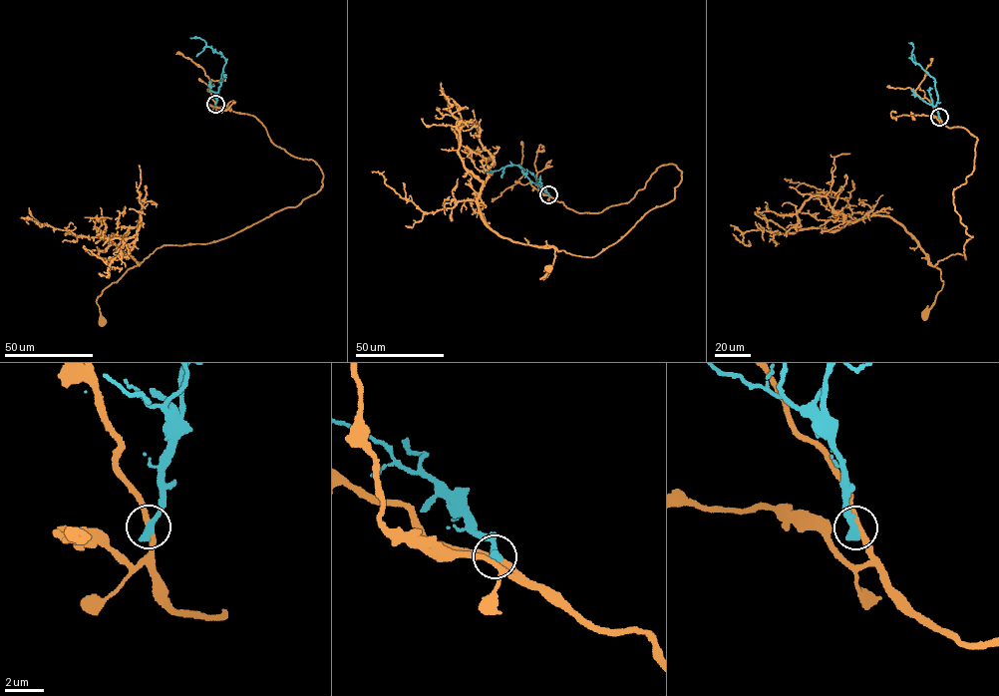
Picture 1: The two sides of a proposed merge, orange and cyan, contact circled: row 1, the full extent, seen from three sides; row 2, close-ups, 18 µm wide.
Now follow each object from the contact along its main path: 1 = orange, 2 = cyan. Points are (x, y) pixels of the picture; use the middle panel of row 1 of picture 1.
1: (548, 195), (601, 212), (682, 172), (620, 239), (554, 248), (548, 268)
2: (548, 195), (532, 174), (514, 165), (486, 172)

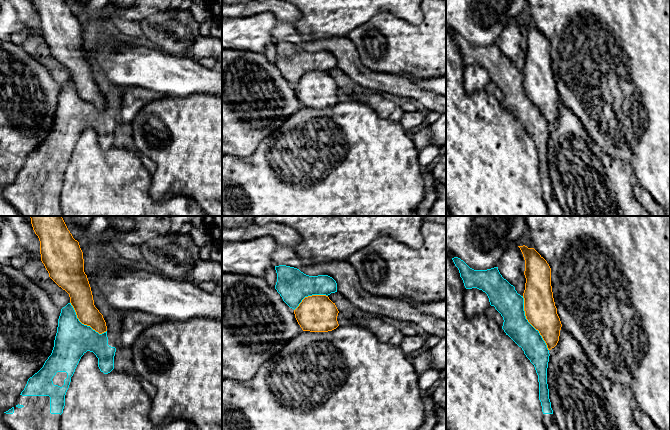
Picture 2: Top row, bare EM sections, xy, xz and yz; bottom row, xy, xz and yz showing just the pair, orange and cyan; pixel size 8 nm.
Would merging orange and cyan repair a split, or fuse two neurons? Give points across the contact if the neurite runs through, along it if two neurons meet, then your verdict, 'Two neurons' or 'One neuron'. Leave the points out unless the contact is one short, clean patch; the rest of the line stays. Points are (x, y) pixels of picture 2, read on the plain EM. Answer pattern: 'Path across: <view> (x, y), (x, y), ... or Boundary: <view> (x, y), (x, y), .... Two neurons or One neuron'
Two neurons

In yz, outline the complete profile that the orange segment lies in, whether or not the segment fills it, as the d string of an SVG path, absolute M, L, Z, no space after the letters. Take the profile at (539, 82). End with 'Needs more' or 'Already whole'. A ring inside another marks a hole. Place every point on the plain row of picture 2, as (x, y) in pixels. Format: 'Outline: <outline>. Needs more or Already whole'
Outline: M525 21L518 23L525 36L526 59L523 69L525 92L539 107L548 126L551 126L559 117L562 103L553 74L551 44L534 24Z. Already whole

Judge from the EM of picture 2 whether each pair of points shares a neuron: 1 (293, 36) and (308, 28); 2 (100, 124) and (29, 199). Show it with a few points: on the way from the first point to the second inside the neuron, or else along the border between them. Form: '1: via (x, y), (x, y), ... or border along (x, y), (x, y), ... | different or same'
1: border along (293, 25), (301, 39) | different
2: via (75, 122), (43, 154), (40, 160), (40, 174) | same

